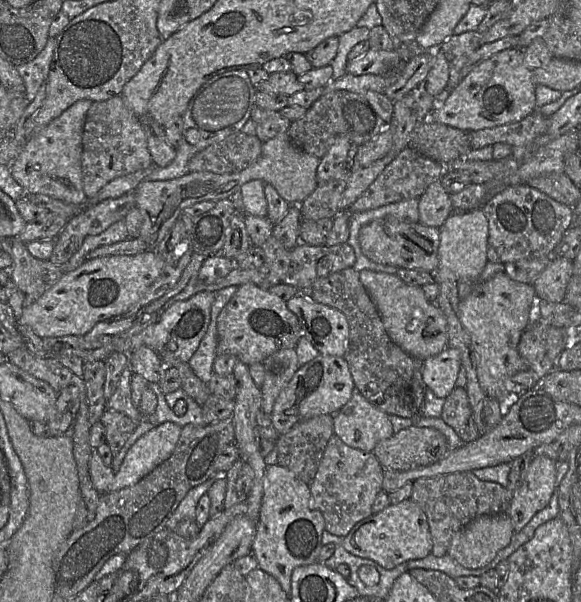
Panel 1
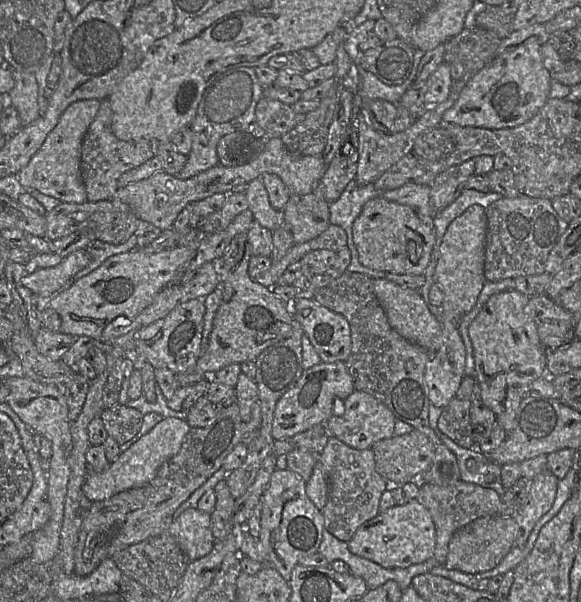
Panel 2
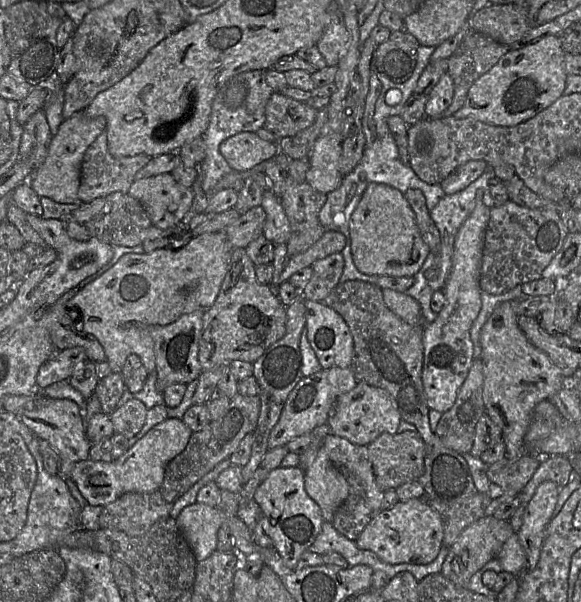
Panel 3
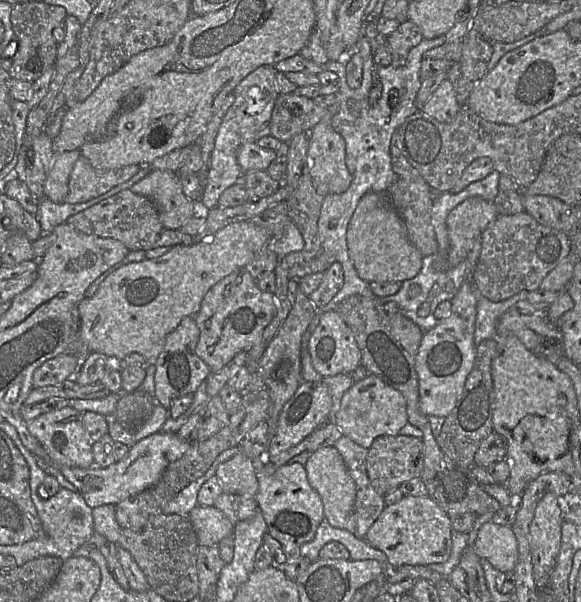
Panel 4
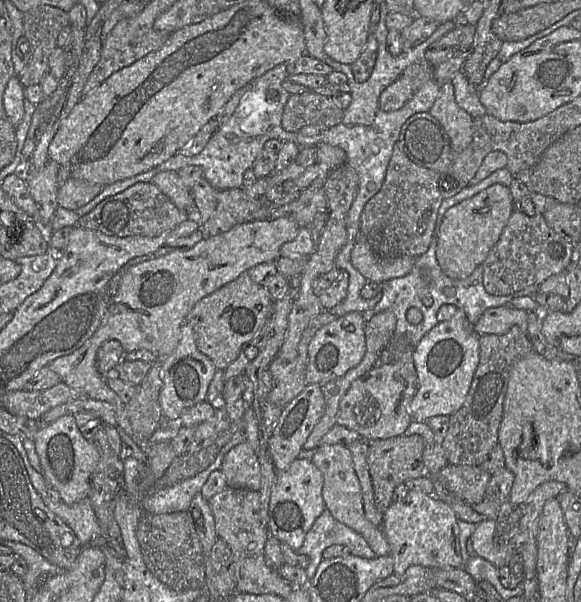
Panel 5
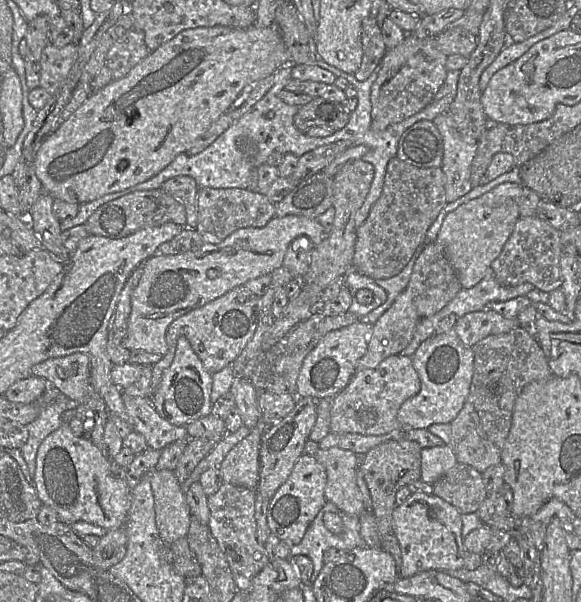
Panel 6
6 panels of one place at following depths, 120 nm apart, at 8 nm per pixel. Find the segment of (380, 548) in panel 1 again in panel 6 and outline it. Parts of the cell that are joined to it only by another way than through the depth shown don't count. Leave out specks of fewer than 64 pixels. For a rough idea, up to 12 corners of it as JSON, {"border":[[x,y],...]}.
{"border":[[411,493],[392,527],[398,574],[464,566],[461,512]]}

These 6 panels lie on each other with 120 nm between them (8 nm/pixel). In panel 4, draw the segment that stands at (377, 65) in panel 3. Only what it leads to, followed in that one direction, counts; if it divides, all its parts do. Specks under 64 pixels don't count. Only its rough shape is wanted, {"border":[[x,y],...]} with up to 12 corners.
{"border":[[410,20],[386,37],[391,66],[405,65],[409,51],[422,41]]}

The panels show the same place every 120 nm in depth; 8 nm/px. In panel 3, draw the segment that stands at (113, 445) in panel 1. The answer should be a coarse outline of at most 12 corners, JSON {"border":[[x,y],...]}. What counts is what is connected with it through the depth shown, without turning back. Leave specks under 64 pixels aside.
{"border":[[128,400],[109,414],[114,432],[130,439],[148,409]]}

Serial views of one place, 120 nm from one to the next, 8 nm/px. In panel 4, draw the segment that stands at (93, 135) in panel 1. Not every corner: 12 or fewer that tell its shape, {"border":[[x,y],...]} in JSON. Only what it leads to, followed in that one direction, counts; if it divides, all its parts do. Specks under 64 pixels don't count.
{"border":[[80,155],[64,202],[98,197],[141,167],[97,169]]}

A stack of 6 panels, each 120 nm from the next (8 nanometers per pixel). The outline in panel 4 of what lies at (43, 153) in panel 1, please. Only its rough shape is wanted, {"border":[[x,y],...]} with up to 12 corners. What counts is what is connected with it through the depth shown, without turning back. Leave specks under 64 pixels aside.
{"border":[[79,150],[54,153],[46,198],[63,203]]}

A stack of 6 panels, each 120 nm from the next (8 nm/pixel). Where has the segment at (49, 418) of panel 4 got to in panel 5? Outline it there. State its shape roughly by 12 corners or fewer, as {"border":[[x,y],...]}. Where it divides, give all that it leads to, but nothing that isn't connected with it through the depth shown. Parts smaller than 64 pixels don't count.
{"border":[[74,415],[35,429],[47,484],[72,505],[89,497],[100,457]]}

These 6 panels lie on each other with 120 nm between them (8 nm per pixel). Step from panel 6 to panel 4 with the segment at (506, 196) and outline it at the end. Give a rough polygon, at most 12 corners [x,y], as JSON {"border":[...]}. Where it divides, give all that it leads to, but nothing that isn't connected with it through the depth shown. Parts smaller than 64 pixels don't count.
{"border":[[470,197],[446,220],[447,265],[467,259],[498,216],[493,201]]}

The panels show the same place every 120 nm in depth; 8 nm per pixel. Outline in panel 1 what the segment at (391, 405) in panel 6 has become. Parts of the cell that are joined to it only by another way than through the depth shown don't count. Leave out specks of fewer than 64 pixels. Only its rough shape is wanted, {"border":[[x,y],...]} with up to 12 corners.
{"border":[[355,387],[333,416],[347,446],[373,452],[394,434],[389,415]]}

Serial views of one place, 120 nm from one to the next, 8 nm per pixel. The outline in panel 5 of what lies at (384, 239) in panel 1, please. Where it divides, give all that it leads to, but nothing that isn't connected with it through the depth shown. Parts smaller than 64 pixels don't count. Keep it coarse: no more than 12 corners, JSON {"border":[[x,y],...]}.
{"border":[[359,233],[351,263],[369,282],[383,283],[412,270],[407,255],[374,252]]}

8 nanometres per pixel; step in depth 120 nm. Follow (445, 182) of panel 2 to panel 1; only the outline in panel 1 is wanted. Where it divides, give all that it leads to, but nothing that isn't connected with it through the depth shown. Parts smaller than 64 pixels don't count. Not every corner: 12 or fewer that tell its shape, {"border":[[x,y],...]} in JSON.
{"border":[[440,180],[418,200],[419,223],[439,228],[453,213]]}

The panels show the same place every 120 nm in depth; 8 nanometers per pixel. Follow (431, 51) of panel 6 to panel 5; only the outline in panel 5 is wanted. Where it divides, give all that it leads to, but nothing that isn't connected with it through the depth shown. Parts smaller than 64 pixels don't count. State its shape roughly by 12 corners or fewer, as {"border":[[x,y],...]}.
{"border":[[426,60],[408,66],[379,96],[396,111],[433,78]]}

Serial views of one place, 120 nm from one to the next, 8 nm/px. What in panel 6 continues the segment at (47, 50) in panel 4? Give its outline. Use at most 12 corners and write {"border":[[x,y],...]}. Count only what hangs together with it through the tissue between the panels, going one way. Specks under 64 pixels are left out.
{"border":[[38,15],[28,22],[26,84],[40,86],[43,49],[67,24],[61,16]]}

